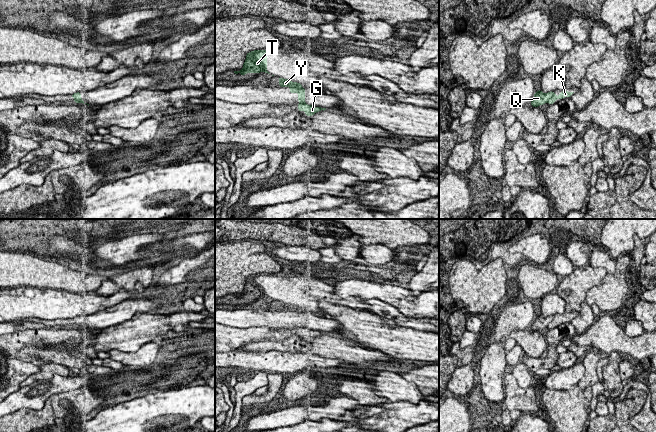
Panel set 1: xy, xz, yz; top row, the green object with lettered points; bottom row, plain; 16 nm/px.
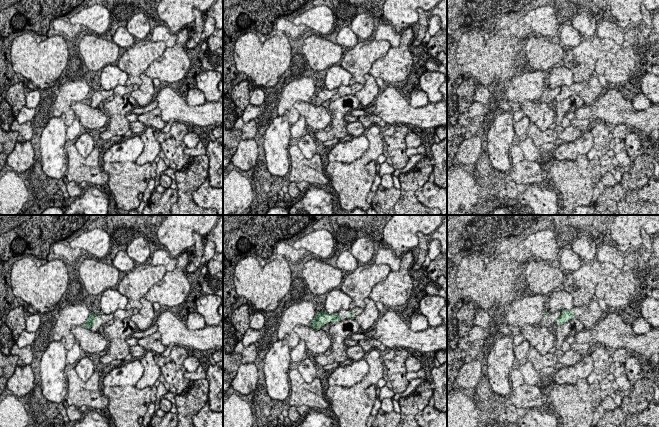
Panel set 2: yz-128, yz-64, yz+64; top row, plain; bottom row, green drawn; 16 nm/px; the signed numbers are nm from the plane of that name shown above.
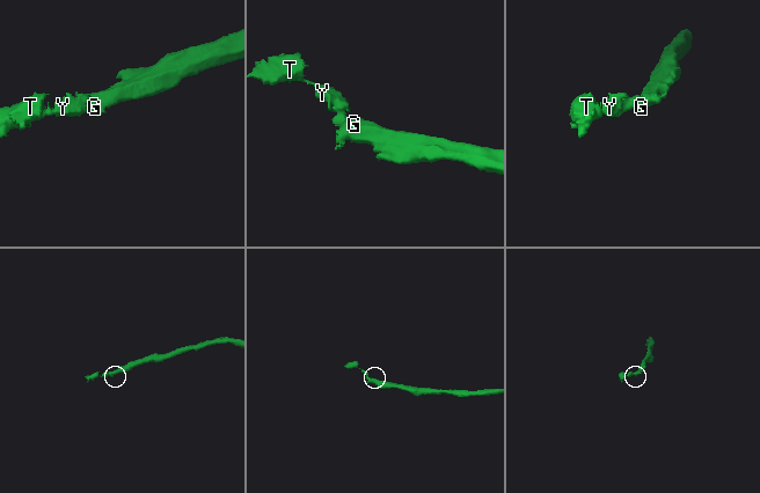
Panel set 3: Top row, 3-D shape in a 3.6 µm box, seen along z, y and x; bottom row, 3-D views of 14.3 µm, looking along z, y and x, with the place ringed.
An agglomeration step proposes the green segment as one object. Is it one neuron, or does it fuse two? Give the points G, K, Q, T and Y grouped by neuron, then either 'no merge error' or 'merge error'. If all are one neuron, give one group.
G K / Q T Y; merge error

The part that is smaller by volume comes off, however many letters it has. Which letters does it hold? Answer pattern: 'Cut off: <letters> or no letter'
Cut off: Q, T, Y

